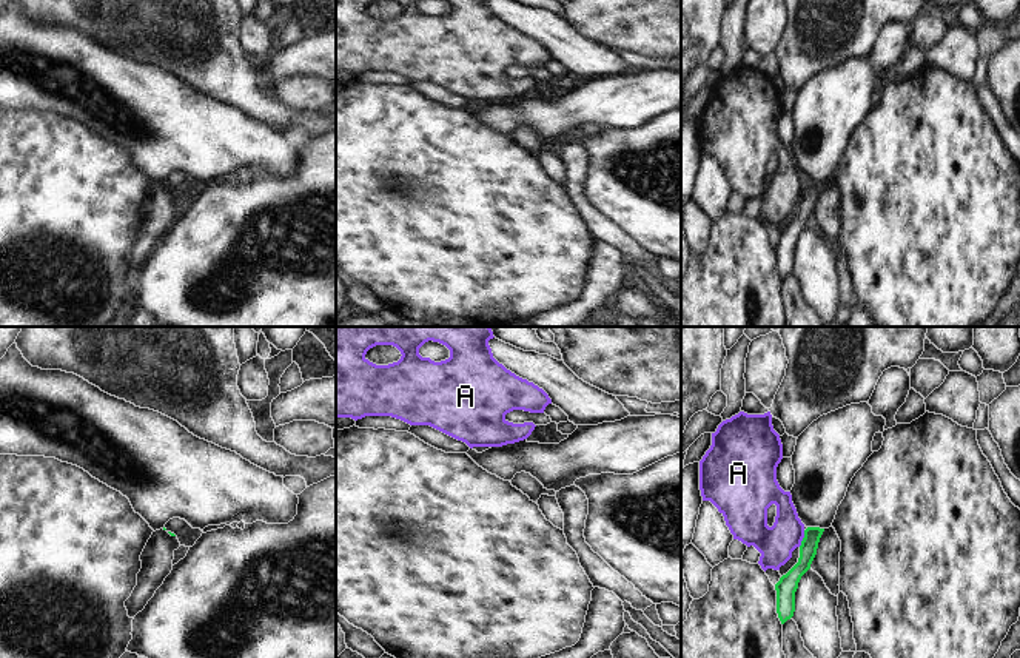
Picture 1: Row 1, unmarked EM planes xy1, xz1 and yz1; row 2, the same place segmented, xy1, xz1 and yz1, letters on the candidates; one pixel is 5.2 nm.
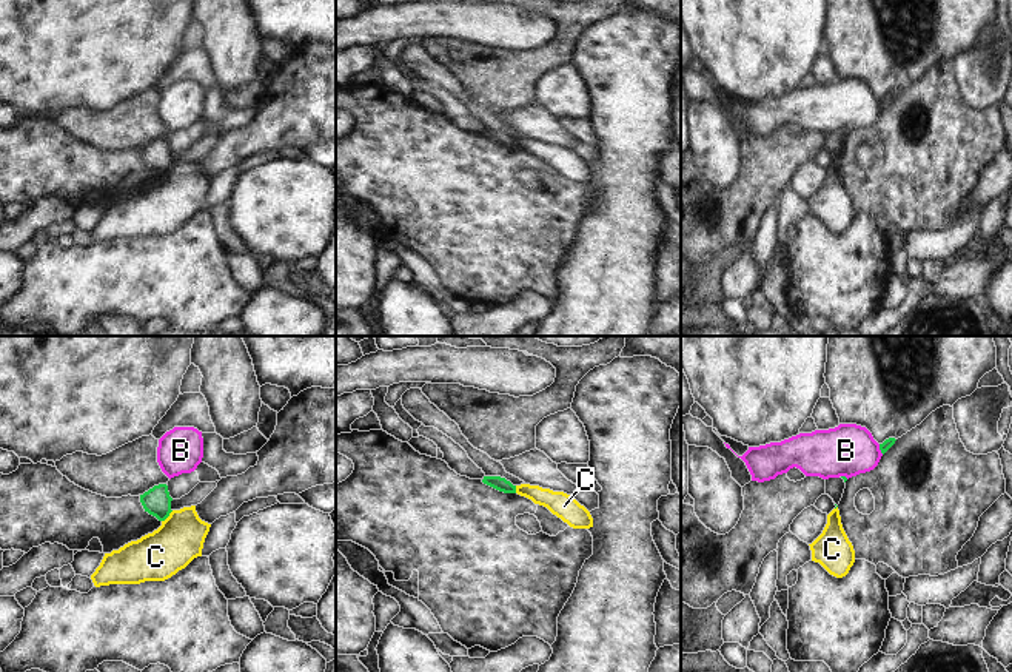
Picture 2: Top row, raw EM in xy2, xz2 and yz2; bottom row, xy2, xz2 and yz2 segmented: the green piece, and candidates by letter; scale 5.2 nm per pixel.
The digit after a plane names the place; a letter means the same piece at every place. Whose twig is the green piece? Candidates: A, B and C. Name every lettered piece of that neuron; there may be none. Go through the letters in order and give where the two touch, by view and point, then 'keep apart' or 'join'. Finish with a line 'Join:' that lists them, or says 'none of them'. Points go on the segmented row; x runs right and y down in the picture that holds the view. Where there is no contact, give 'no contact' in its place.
A: contact yz1 (803, 538); keep apart
B: contact yz2 (880, 449); keep apart
C: contact xy2 (167, 517); keep apart
Join: none of them

